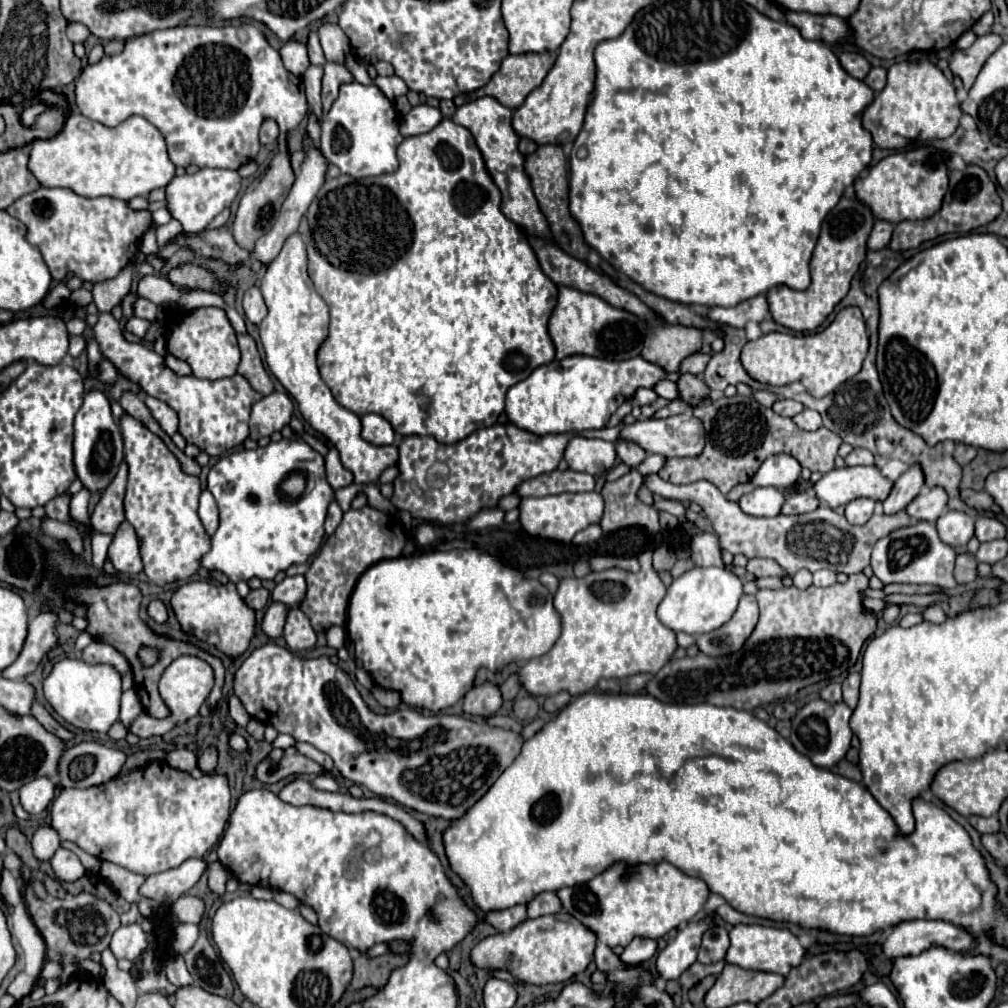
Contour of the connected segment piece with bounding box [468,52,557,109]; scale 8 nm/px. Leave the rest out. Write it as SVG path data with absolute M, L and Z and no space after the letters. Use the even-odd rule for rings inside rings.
M556 52L508 55L502 59L494 77L482 89L470 93L468 99L488 95L498 99L508 109L518 109L528 93L532 93L544 81L556 58Z

